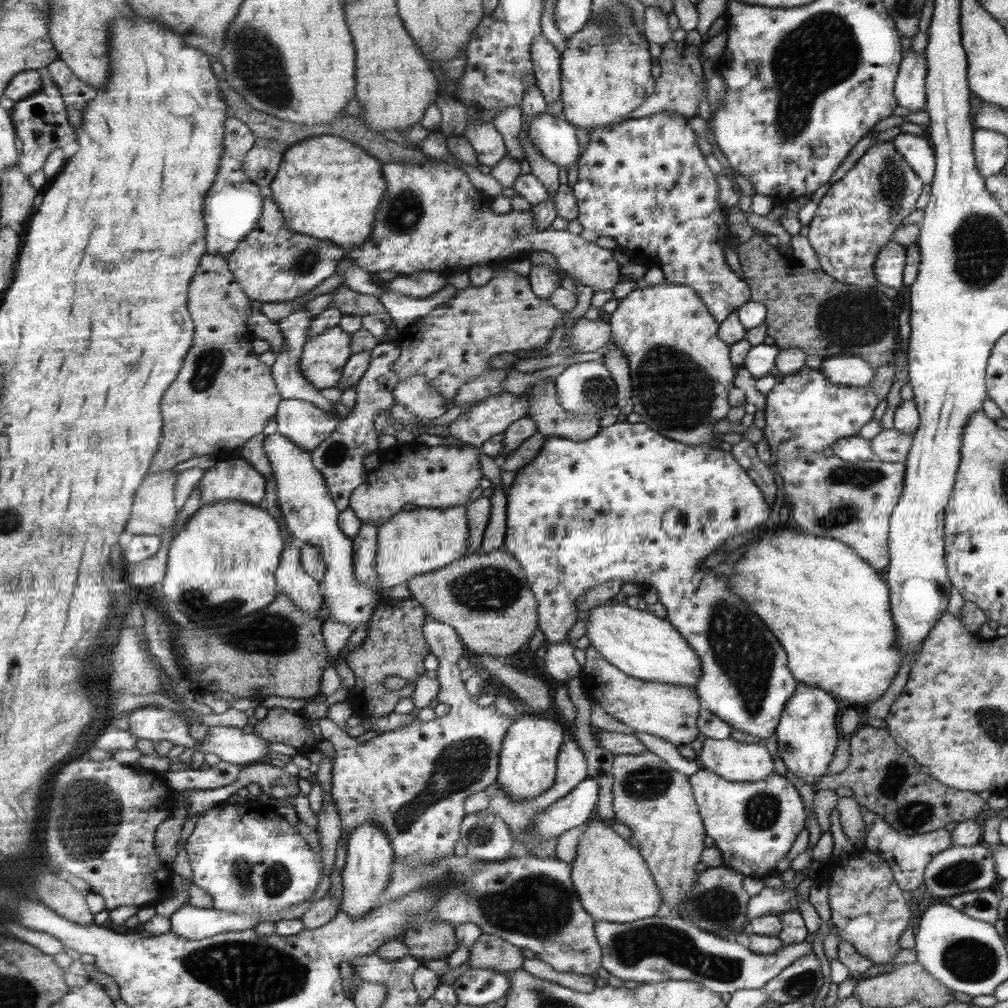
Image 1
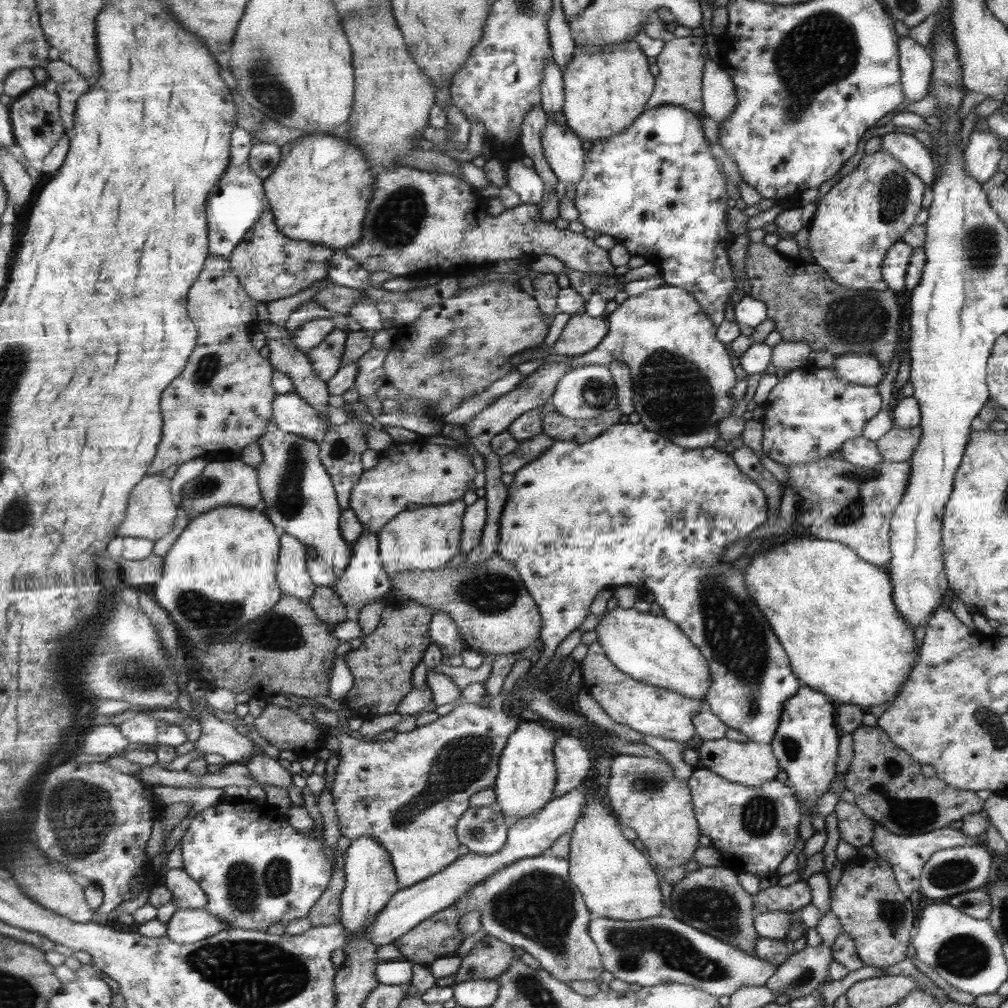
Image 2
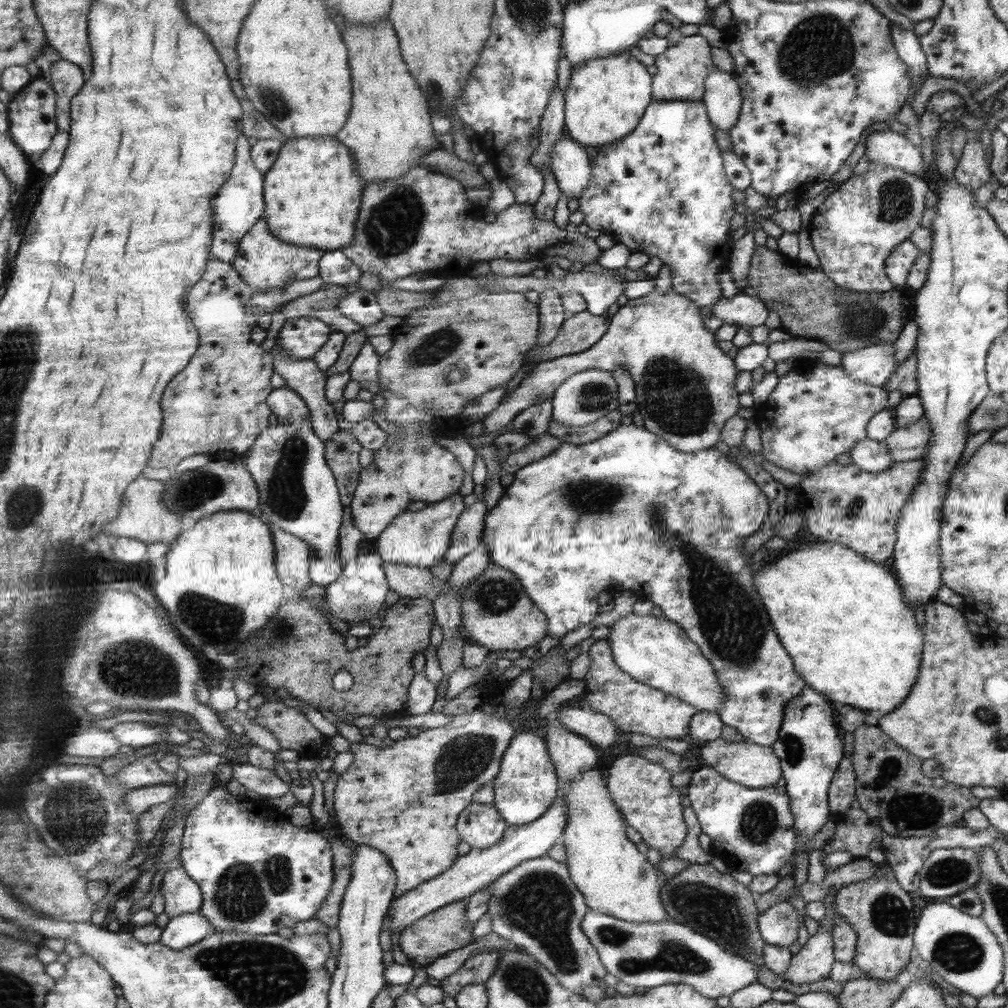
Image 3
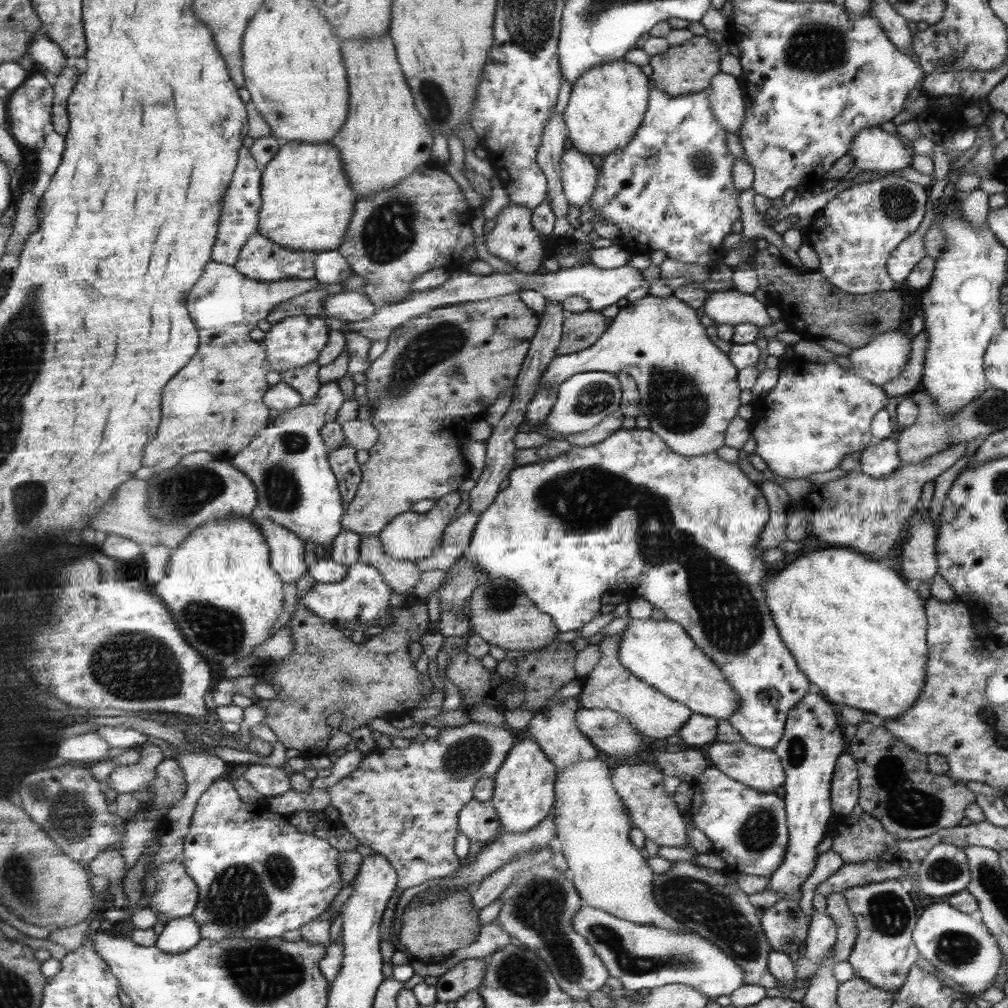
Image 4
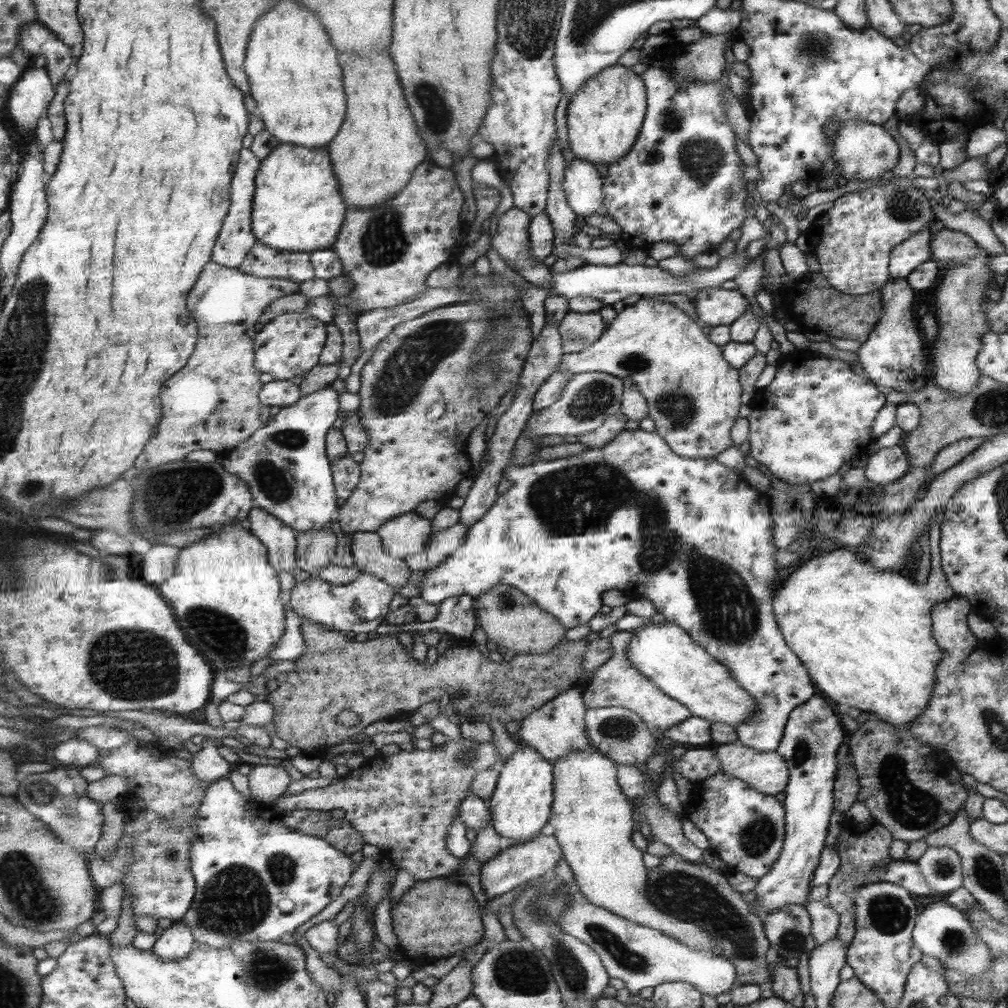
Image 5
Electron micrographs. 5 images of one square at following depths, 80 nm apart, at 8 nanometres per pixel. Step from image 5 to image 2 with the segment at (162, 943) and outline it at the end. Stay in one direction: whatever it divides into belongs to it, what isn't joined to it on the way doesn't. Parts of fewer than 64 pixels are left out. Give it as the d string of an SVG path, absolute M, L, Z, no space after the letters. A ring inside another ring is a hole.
M191 908L177 909L167 925L167 937L179 945L209 938L223 929L232 927L213 916L206 908L197 910Z

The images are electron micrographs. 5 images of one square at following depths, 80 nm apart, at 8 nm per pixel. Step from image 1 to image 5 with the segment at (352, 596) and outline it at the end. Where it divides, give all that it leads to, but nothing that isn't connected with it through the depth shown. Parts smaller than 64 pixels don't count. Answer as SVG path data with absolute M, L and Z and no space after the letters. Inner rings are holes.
M328 386L315 393L299 398L295 404L281 407L268 421L258 428L245 442L238 444L223 456L221 464L229 473L242 478L251 491L251 504L271 513L294 532L322 529L334 524L335 505L334 481L331 476L329 458L325 458L326 435L331 422L337 418L337 394Z

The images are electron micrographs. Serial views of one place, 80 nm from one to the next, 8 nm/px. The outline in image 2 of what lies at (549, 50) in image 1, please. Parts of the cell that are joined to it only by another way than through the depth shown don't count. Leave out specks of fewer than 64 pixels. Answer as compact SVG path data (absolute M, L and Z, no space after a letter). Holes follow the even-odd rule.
M552 60L546 62L544 66L544 72L542 78L542 99L540 107L543 112L547 114L547 123L555 121L555 112L562 110L562 104L564 103L564 92L562 87L562 72L557 68L557 65Z

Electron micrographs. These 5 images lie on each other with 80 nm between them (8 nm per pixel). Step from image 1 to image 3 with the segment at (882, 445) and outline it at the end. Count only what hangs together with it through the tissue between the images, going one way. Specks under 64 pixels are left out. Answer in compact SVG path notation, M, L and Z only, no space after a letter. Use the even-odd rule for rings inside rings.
M927 417L918 418L912 425L895 427L883 443L889 449L889 456L895 463L923 459L932 428Z

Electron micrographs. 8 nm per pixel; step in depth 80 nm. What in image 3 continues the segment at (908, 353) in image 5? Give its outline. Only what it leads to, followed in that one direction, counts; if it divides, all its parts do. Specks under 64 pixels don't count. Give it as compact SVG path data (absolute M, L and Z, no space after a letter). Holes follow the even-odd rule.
M879 342L858 351L845 352L841 356L841 364L847 375L861 384L882 387L894 374L895 346L887 342Z

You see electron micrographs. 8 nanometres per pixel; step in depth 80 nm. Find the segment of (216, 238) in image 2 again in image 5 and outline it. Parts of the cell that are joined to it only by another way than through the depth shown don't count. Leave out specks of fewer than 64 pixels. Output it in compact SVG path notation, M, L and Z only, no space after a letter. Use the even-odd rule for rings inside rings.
M249 147L241 151L237 172L232 182L230 214L227 215L222 234L219 235L219 240L212 256L213 261L227 268L239 269L243 262L247 260L248 254L251 254L252 246L256 243L251 230L251 209L253 208L254 198L254 176L258 171L259 163L258 157L251 152Z

